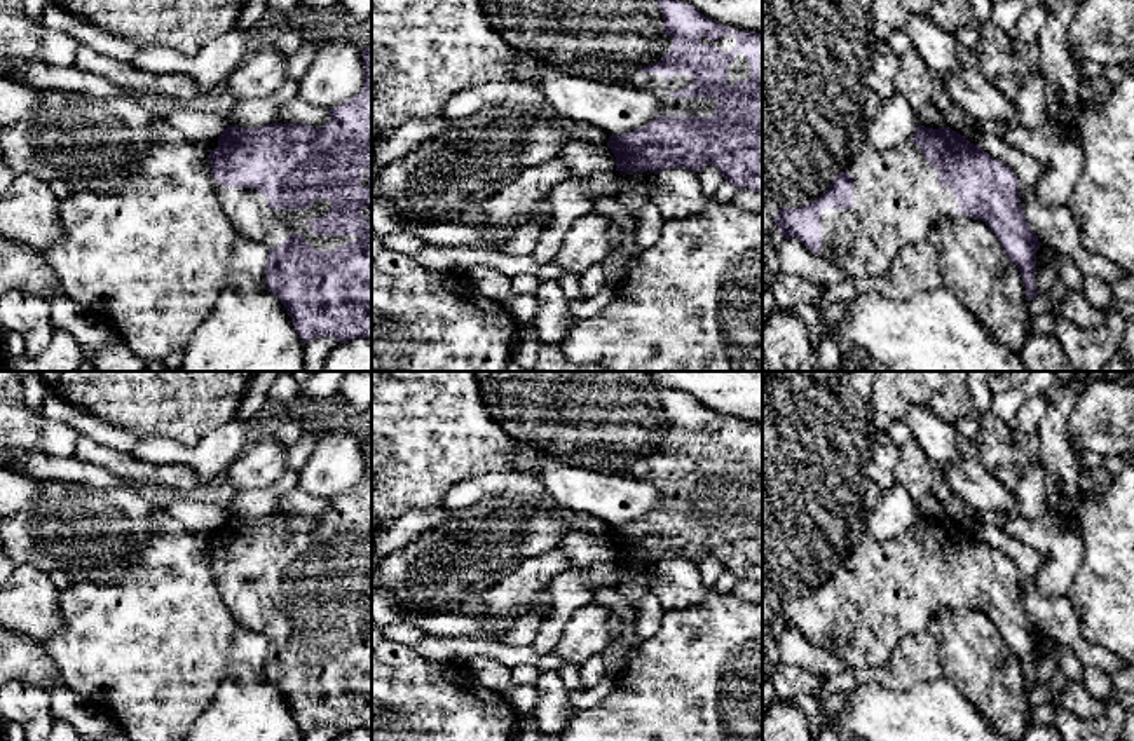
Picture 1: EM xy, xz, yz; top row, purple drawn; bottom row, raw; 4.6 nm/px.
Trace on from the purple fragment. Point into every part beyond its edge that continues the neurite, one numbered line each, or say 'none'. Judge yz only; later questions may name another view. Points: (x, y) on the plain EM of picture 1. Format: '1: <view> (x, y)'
1: yz (897, 586)

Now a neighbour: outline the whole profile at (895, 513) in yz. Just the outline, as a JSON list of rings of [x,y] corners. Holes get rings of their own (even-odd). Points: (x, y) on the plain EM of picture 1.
[[[895,483],[881,492],[879,502],[867,511],[865,530],[878,540],[886,542],[911,530],[919,516],[909,492]]]

